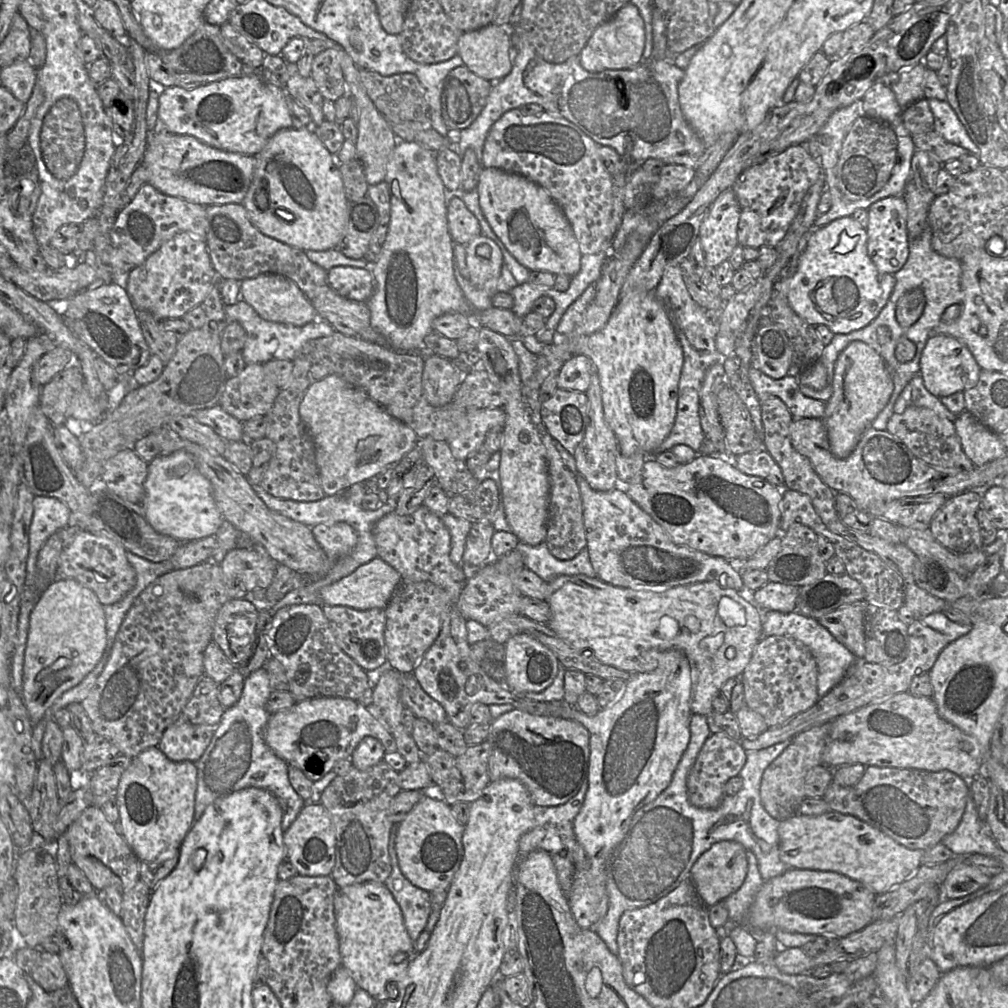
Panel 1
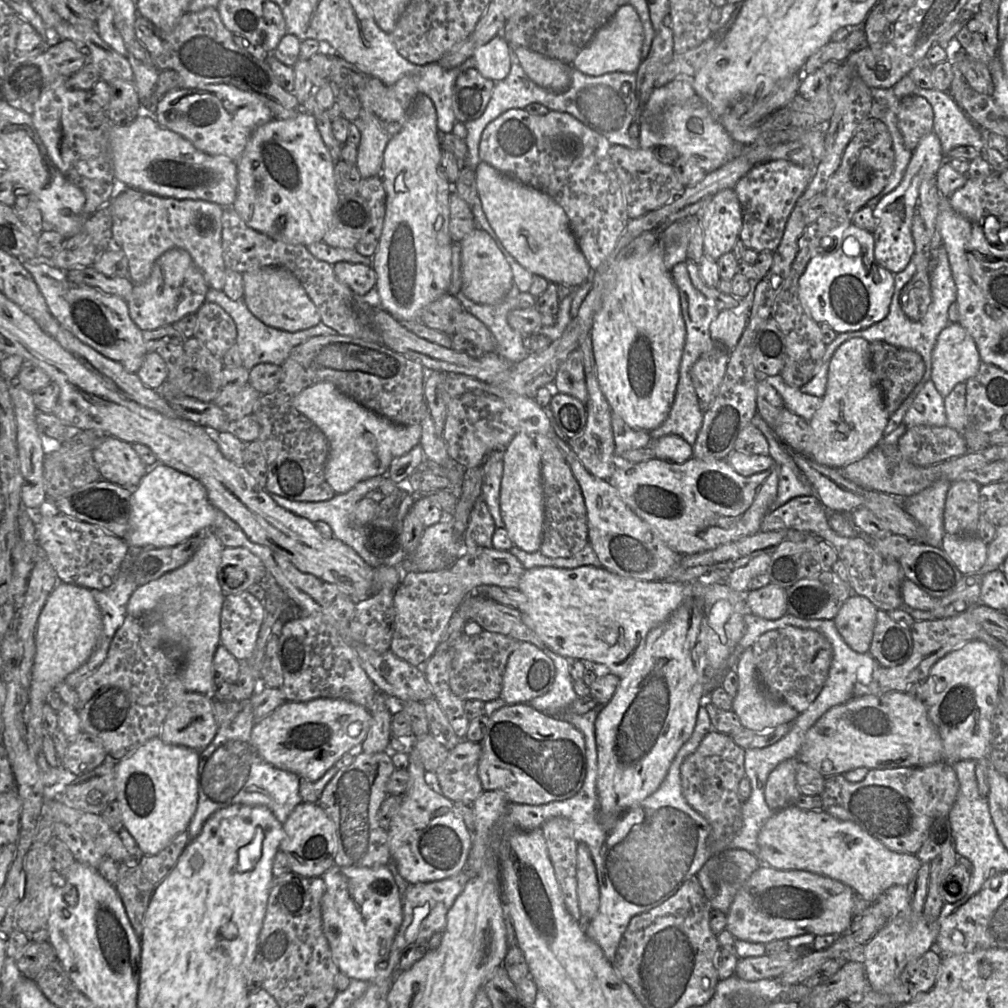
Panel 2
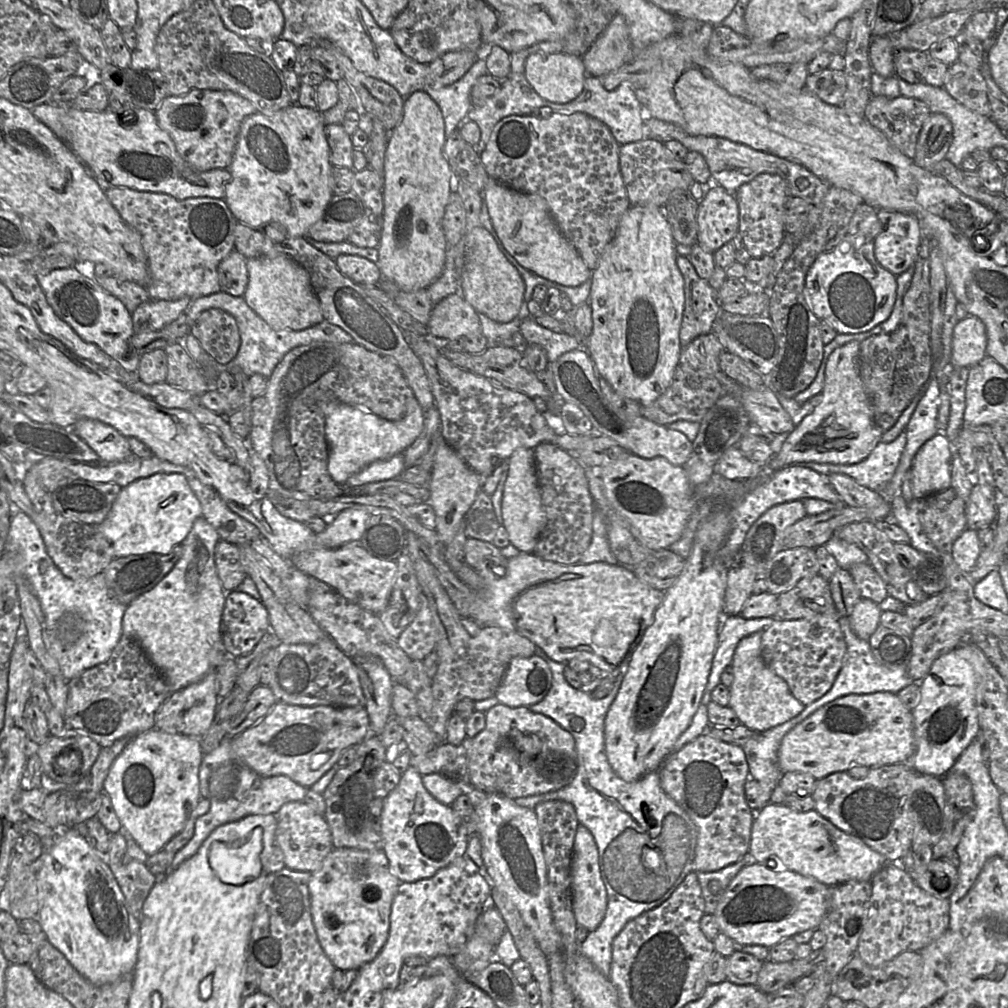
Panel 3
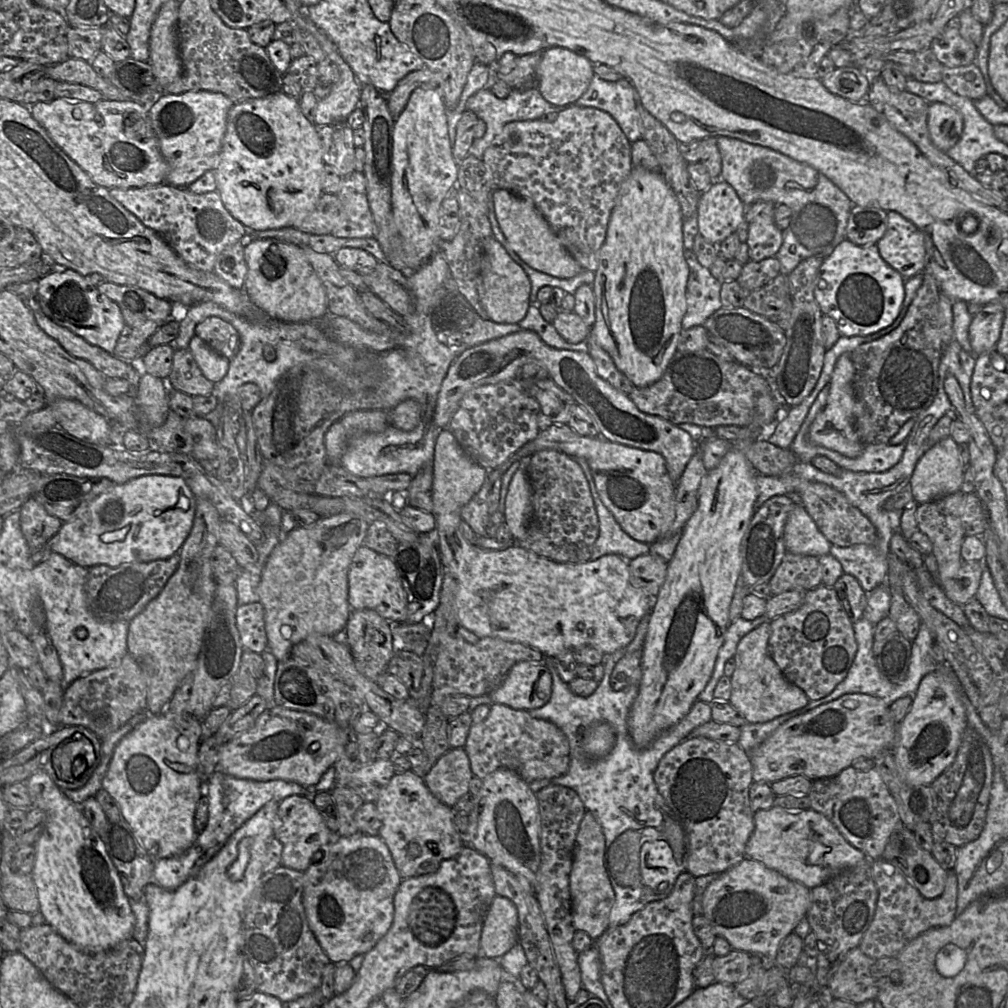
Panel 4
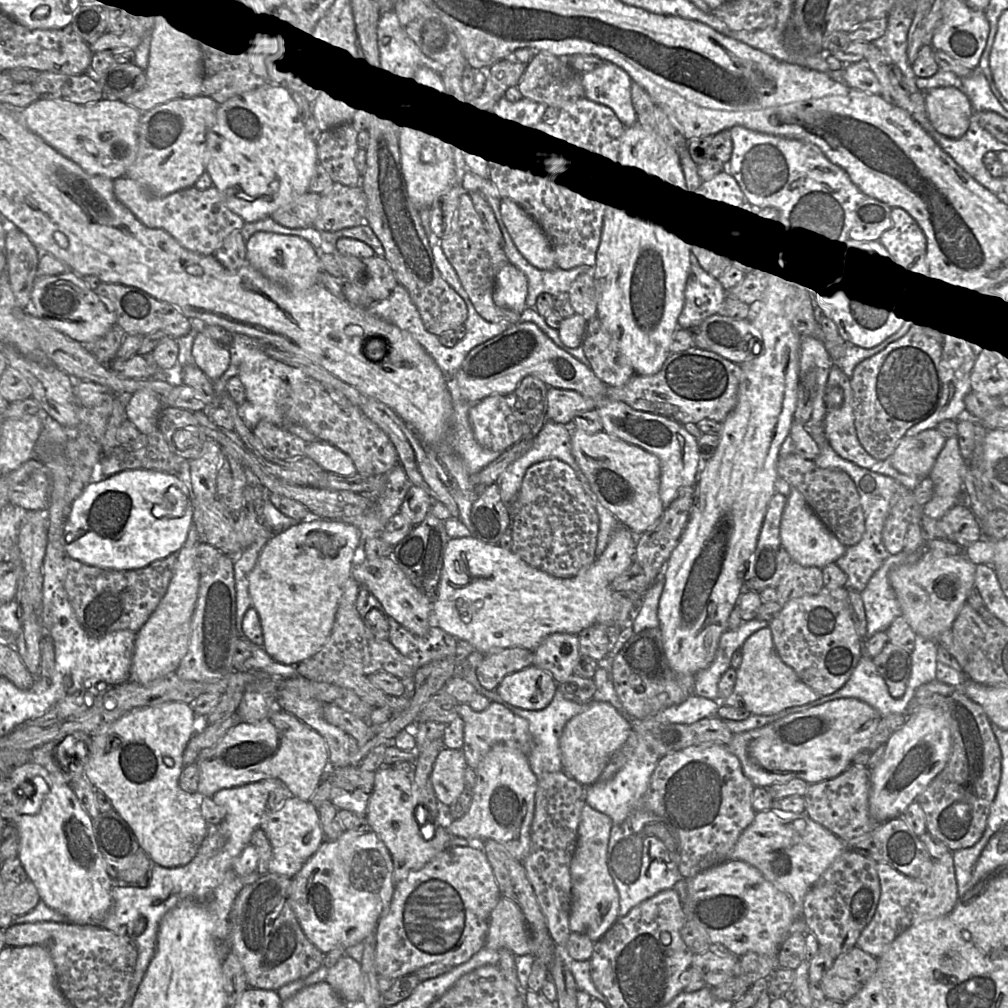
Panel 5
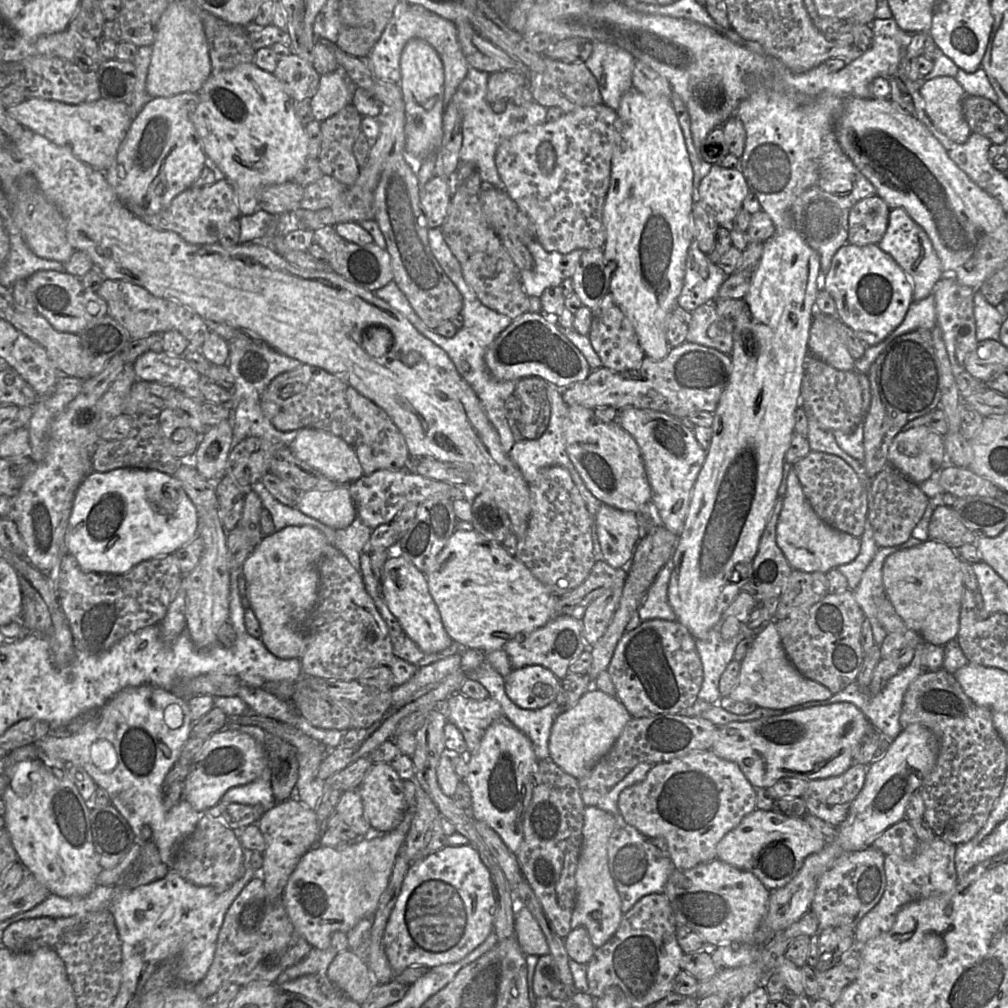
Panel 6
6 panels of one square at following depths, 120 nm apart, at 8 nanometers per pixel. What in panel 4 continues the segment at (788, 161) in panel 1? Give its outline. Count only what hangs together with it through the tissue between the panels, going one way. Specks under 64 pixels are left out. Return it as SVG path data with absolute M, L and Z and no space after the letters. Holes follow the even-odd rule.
M758 201L746 207L745 221L748 224L746 243L752 261L762 261L775 257L779 251L783 236L774 221L775 204Z

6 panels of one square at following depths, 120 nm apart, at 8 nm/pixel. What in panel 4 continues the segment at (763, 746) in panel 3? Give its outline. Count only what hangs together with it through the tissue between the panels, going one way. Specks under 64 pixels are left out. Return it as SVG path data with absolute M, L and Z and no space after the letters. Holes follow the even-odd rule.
M808 704L792 712L783 714L775 719L764 723L748 723L741 726L741 734L738 744L748 753L758 747L772 732L774 732L781 724L791 718L799 716L808 709Z

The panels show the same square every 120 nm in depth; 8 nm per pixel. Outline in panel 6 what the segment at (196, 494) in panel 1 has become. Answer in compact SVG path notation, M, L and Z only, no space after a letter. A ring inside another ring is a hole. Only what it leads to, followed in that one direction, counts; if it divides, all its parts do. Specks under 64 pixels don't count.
M116 468L108 472L91 471L79 485L69 517L66 530L67 551L73 555L82 570L86 572L98 572L109 574L125 574L133 567L143 561L154 559L160 556L175 554L177 550L185 546L194 539L199 532L199 516L195 505L190 500L180 481L173 475L165 474L157 470L139 469L139 468Z

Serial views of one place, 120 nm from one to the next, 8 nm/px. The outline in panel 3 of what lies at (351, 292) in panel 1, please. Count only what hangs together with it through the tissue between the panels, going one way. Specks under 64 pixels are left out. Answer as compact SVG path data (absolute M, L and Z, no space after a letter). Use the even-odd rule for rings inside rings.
M341 254L335 262L341 273L358 285L378 285L381 279L381 271L377 264L364 257Z

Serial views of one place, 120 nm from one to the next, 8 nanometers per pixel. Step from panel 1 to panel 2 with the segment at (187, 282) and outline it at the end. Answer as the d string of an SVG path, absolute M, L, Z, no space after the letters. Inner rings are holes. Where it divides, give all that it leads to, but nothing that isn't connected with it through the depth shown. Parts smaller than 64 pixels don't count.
M172 248L155 261L147 280L134 285L127 300L129 314L142 331L173 325L186 315L195 314L206 302L209 289L203 273L190 254L182 248Z

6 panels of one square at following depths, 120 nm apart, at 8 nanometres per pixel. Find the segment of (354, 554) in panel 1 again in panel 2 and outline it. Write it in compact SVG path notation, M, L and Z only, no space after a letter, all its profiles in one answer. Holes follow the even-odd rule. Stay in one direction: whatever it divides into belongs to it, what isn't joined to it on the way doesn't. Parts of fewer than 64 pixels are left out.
M374 476L365 480L358 482L354 487L352 487L348 492L343 494L336 494L333 498L326 501L320 502L301 502L301 501L291 501L281 496L273 493L268 493L271 499L280 507L285 510L298 515L300 517L306 518L312 523L317 521L323 521L327 523L333 533L333 536L350 546L367 564L376 568L380 565L390 565L399 566L404 559L403 550L399 550L398 553L388 557L387 559L378 559L369 554L365 547L366 538L366 527L365 526L355 526L350 523L350 516L355 510L357 503L365 497L365 495L373 490L378 489L383 476Z

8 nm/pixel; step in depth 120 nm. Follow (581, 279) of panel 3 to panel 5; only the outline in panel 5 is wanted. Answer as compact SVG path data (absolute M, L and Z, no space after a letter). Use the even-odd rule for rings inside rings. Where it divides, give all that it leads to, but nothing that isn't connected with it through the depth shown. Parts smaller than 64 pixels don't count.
M501 198L502 221L523 257L540 270L557 267L551 243L537 221L510 198Z

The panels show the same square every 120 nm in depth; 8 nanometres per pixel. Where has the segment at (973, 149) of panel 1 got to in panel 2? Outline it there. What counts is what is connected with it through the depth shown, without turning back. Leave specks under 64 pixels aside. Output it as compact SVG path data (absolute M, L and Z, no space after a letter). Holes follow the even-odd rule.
M916 87L912 93L912 95L916 95L916 96L920 96L925 98L929 104L931 105L932 109L933 109L933 114L934 114L934 126L933 126L933 132L938 136L940 143L941 143L941 147L942 147L942 151L945 154L945 160L946 160L946 155L954 148L959 147L959 146L970 146L975 148L977 151L984 151L984 146L987 144L988 145L988 134L991 132L983 132L981 128L979 128L967 115L966 113L959 107L959 105L955 102L955 100L951 97L951 95L948 92L941 92L937 89L922 89L919 87Z

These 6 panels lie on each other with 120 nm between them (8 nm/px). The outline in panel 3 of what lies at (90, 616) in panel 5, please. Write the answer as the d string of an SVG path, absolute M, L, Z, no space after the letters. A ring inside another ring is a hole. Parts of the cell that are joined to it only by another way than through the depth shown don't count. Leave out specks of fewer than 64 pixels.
M183 545L168 554L145 553L114 558L102 572L110 596L128 605L156 586L175 566L183 554Z

